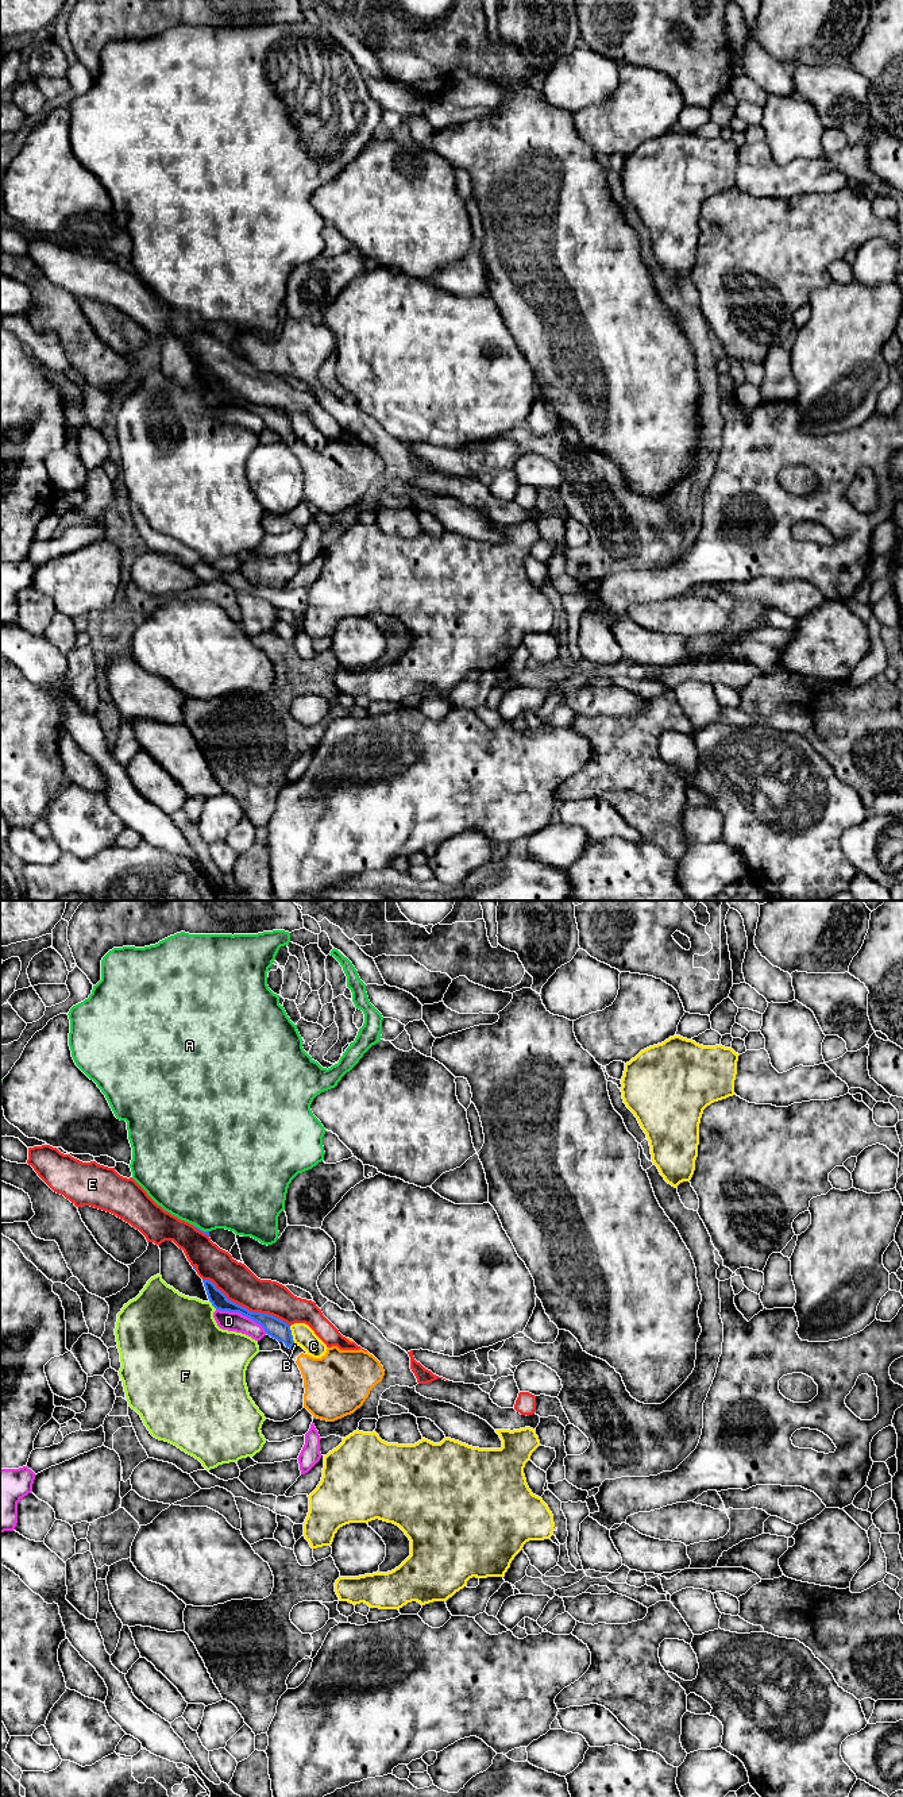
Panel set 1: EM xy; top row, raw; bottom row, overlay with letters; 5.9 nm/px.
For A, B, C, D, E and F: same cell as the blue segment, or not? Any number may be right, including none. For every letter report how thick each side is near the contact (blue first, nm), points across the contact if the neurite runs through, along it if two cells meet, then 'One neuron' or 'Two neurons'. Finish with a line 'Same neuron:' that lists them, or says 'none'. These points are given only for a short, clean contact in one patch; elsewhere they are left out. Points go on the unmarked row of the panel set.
A: Thickness 20 nm (blue) against 460 nm. Two neurons
B: Thickness 120 nm (blue) against 20 nm. Path across: xy (277, 421), (293, 436), (294, 438). One neuron
C: Thickness 120 nm (blue) against 130 nm. Two neurons
D: Thickness 120 nm (blue) against 110 nm. Boundary: xy (216, 401), (240, 405), (255, 413), (266, 425). Two neurons
E: Thickness 120 nm (blue) against 220 nm. Two neurons
F: Thickness 100 nm (blue) against 440 nm. Two neurons
Same neuron: B

